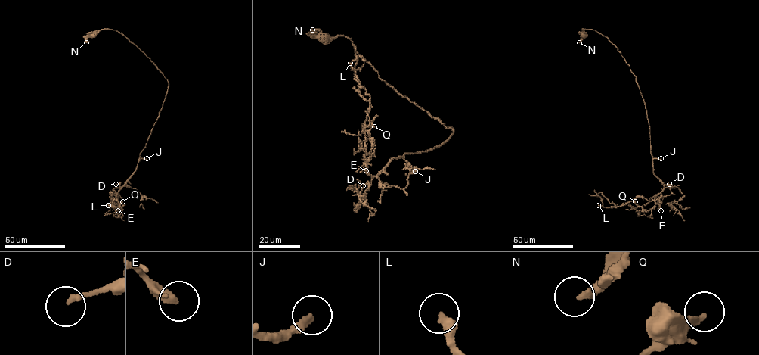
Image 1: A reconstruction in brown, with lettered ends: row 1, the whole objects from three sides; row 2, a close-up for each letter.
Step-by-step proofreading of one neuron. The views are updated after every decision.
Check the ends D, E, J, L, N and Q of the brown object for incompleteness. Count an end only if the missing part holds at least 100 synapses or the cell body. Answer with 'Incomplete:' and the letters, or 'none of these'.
Incomplete: J

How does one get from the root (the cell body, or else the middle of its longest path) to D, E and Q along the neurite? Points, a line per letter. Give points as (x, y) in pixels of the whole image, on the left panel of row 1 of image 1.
D: (93, 34), (105, 29), (122, 34), (168, 83), (135, 171), (122, 187), (116, 184)
E: (93, 34), (105, 29), (122, 34), (168, 83), (135, 171), (118, 191), (118, 210)
Q: (93, 34), (105, 29), (122, 34), (168, 83), (135, 171), (118, 191), (122, 211), (122, 201)

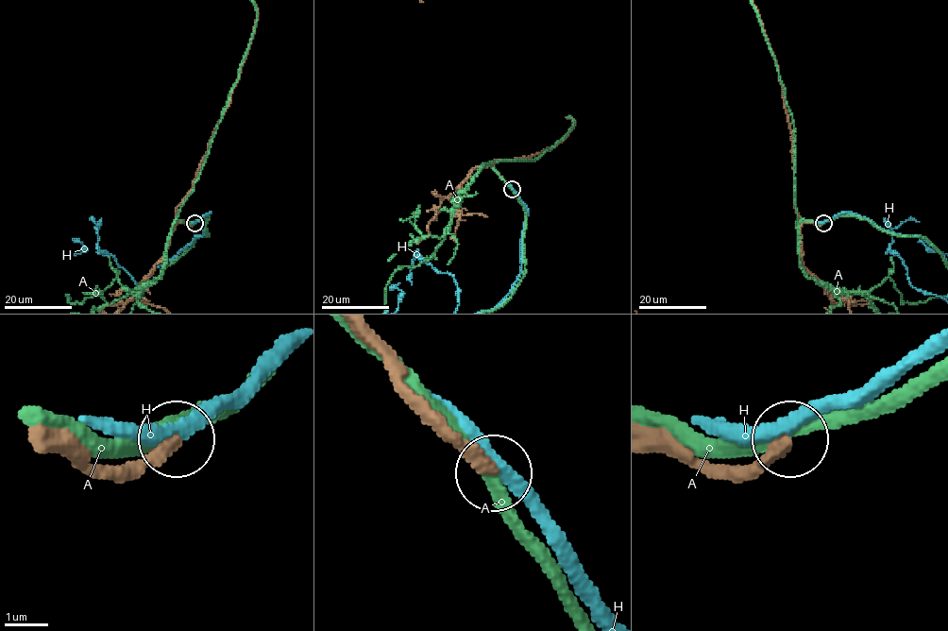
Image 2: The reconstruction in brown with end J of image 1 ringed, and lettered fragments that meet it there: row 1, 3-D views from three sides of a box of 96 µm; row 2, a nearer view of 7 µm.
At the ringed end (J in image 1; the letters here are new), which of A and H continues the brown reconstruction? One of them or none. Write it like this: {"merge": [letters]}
{"merge": []}

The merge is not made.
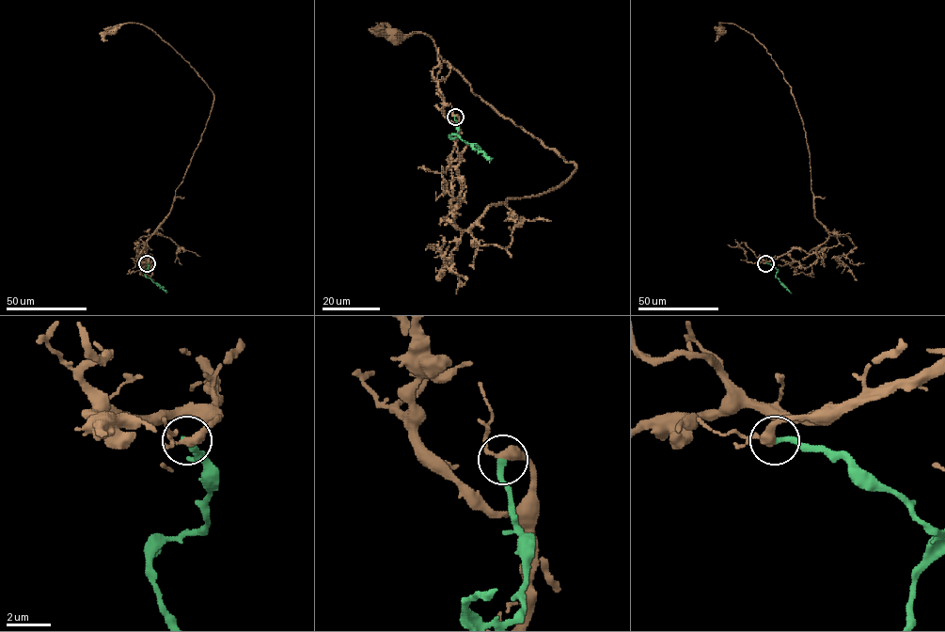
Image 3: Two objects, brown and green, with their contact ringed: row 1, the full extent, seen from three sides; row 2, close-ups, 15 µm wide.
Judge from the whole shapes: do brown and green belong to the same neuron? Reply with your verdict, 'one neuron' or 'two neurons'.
one neuron

